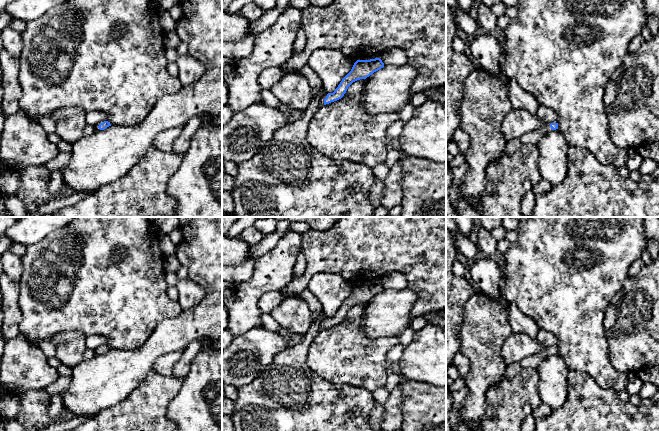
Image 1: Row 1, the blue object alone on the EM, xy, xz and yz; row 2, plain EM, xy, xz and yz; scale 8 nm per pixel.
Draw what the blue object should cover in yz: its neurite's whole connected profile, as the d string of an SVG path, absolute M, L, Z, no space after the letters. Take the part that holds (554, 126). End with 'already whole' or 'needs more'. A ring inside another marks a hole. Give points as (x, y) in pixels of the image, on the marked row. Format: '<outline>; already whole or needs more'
M544 123L541 127L530 131L522 135L519 140L523 145L534 145L537 146L539 140L546 134L558 129L558 123Z; needs more

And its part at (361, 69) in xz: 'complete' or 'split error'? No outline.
split error

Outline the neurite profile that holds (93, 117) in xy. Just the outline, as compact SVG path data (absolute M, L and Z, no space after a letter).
M90 111L86 113L86 124L95 126L96 124L107 121L108 115L101 111Z

